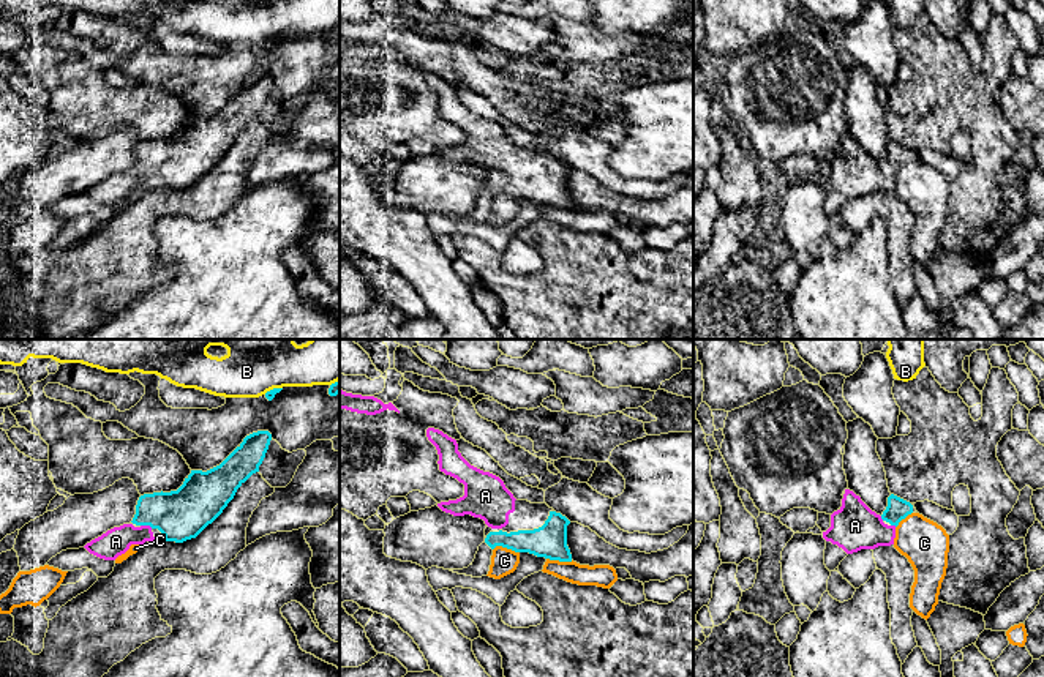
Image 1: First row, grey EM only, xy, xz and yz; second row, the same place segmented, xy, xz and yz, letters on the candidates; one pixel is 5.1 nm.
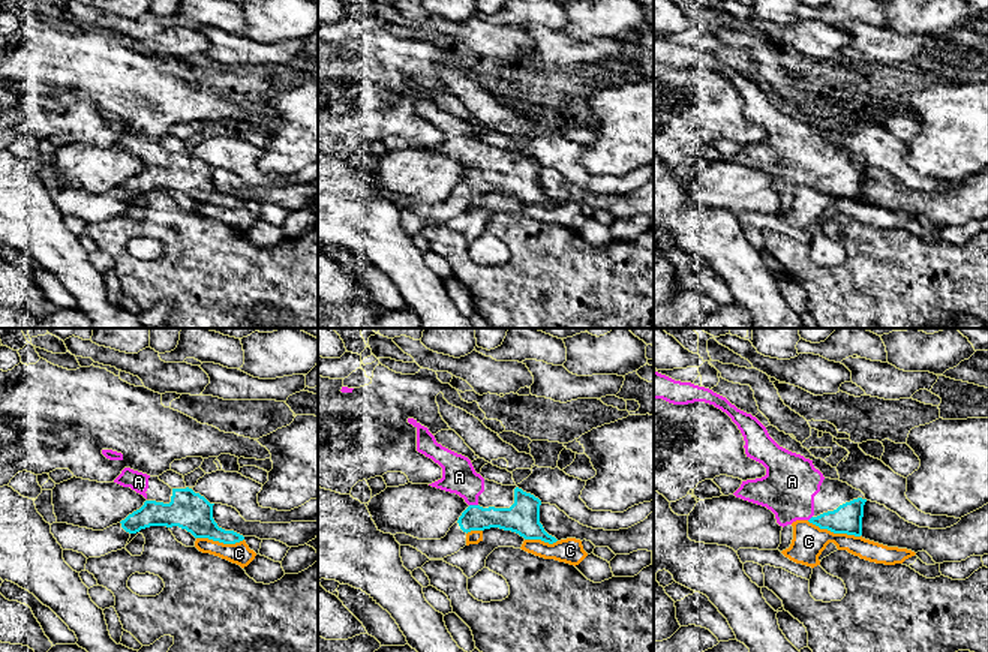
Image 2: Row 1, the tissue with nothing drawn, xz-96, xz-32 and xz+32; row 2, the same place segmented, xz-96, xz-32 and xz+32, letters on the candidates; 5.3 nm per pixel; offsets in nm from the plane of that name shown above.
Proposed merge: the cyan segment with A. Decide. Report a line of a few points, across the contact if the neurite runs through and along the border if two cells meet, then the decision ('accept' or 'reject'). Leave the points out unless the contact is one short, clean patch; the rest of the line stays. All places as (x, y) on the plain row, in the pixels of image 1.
line xy (180, 161), (157, 161), (147, 171), (116, 188); accept

